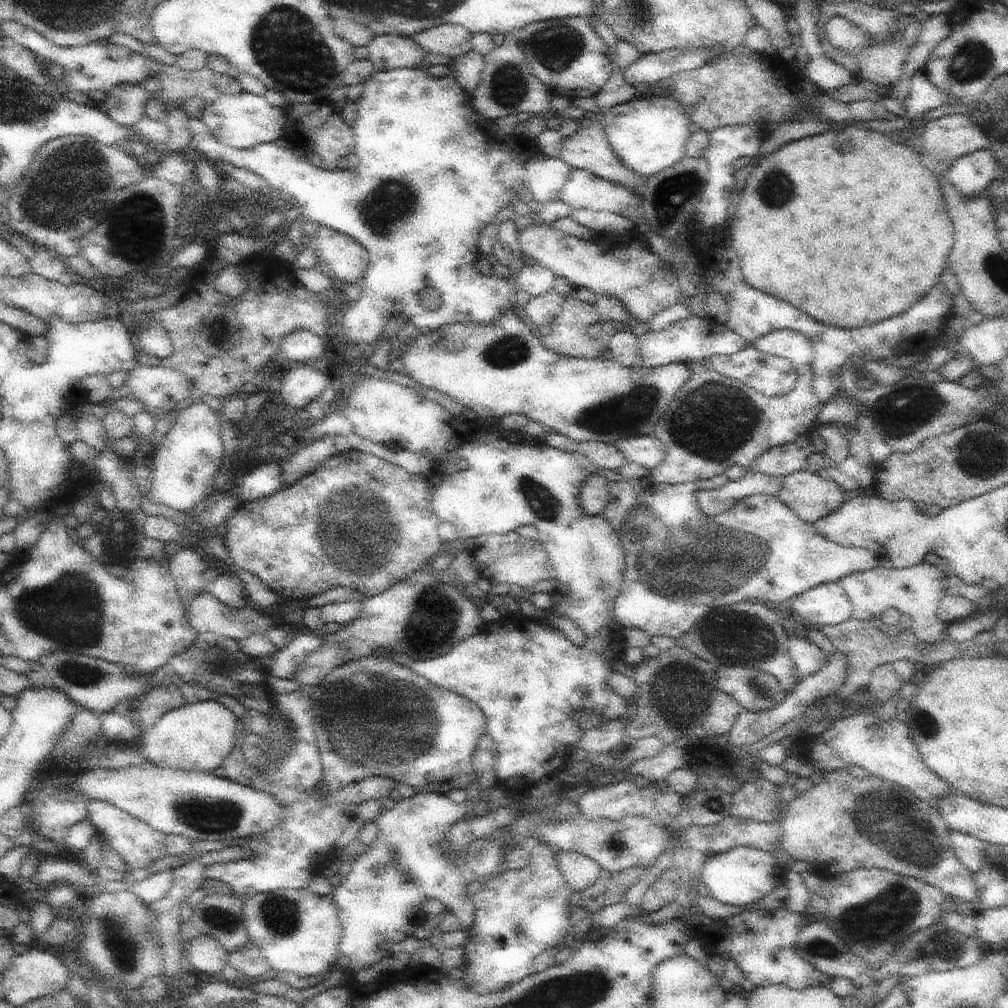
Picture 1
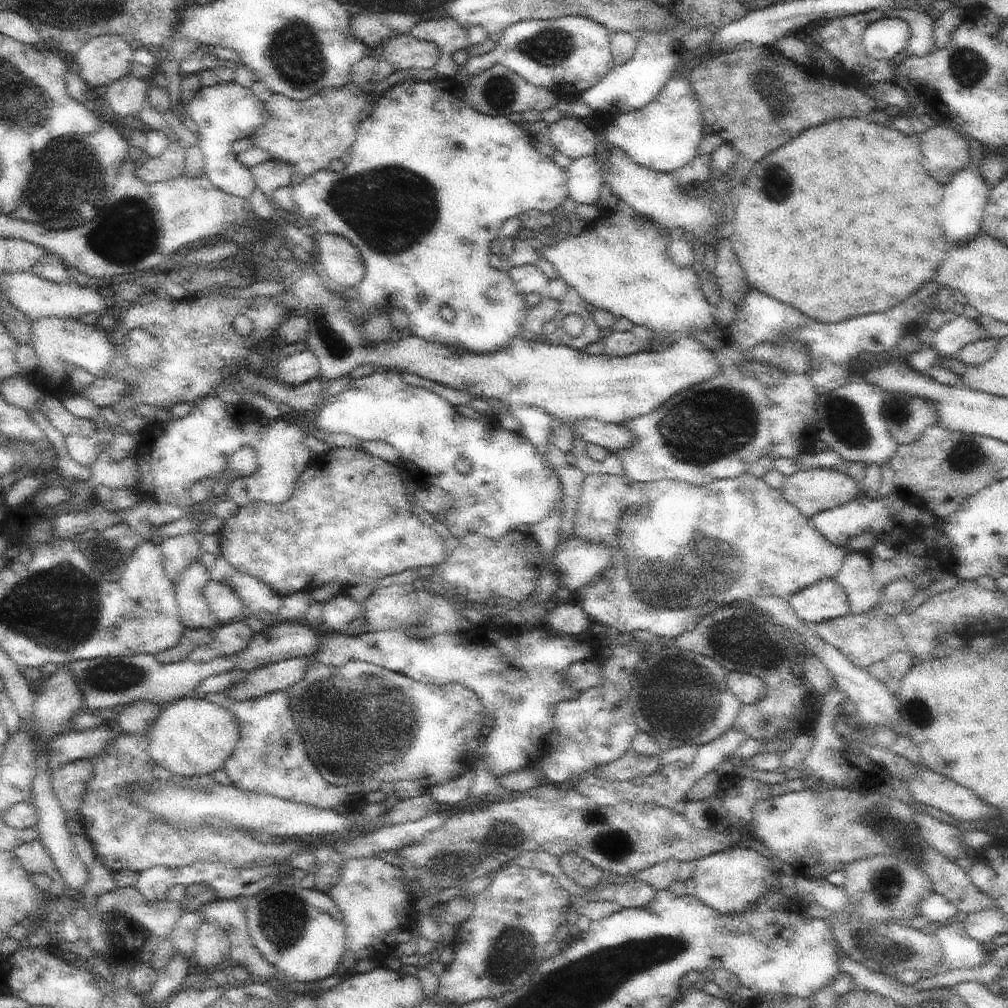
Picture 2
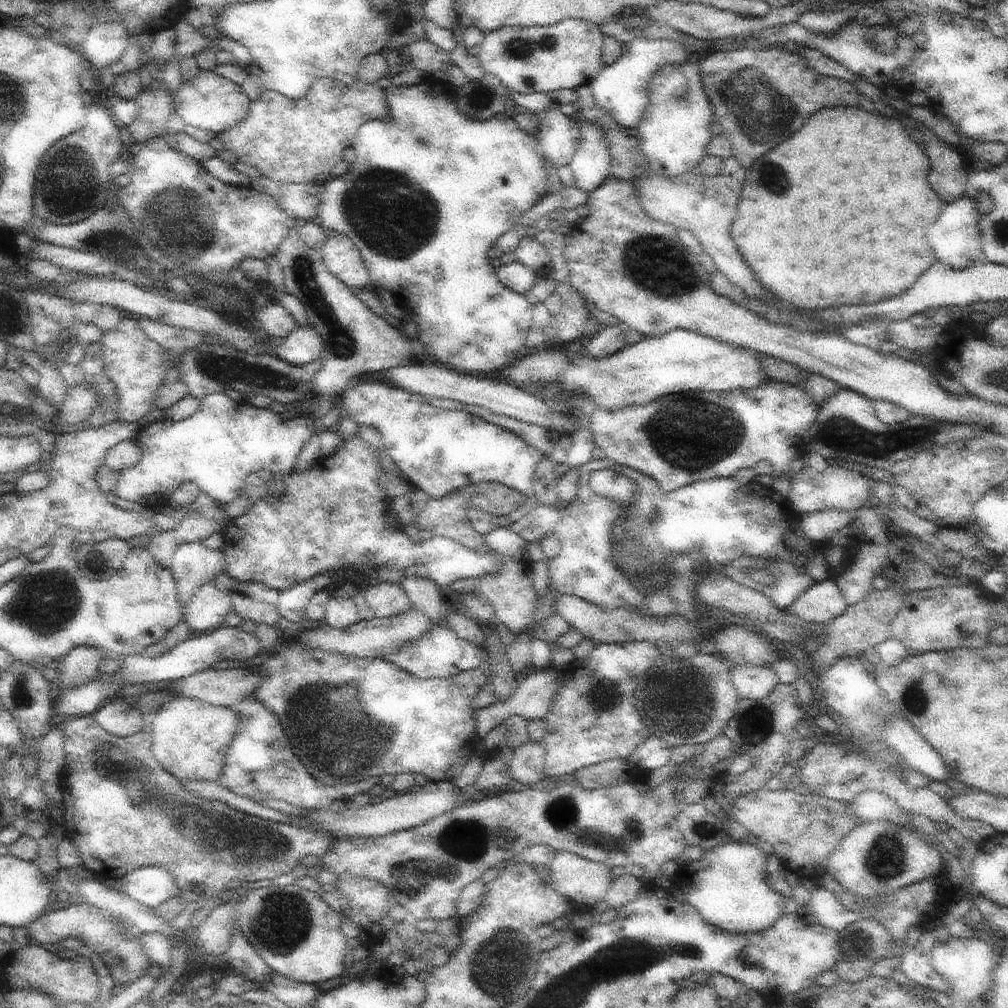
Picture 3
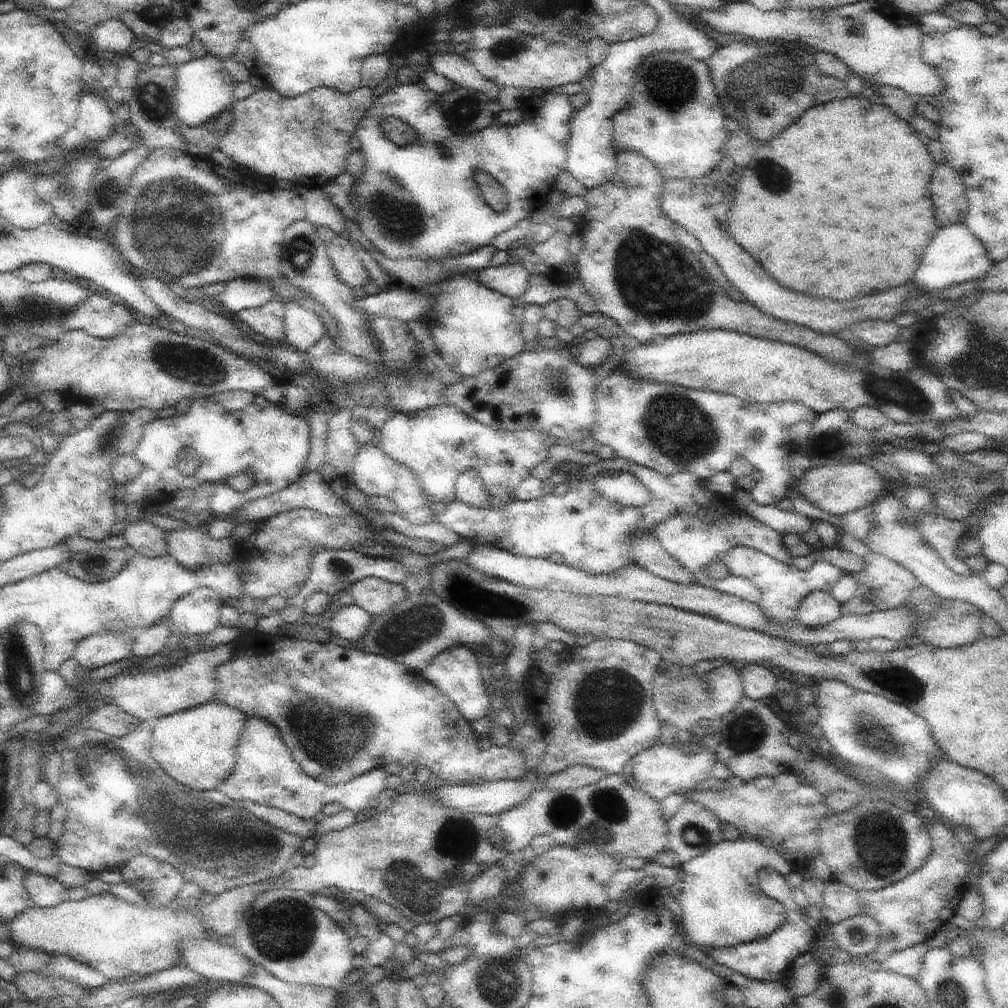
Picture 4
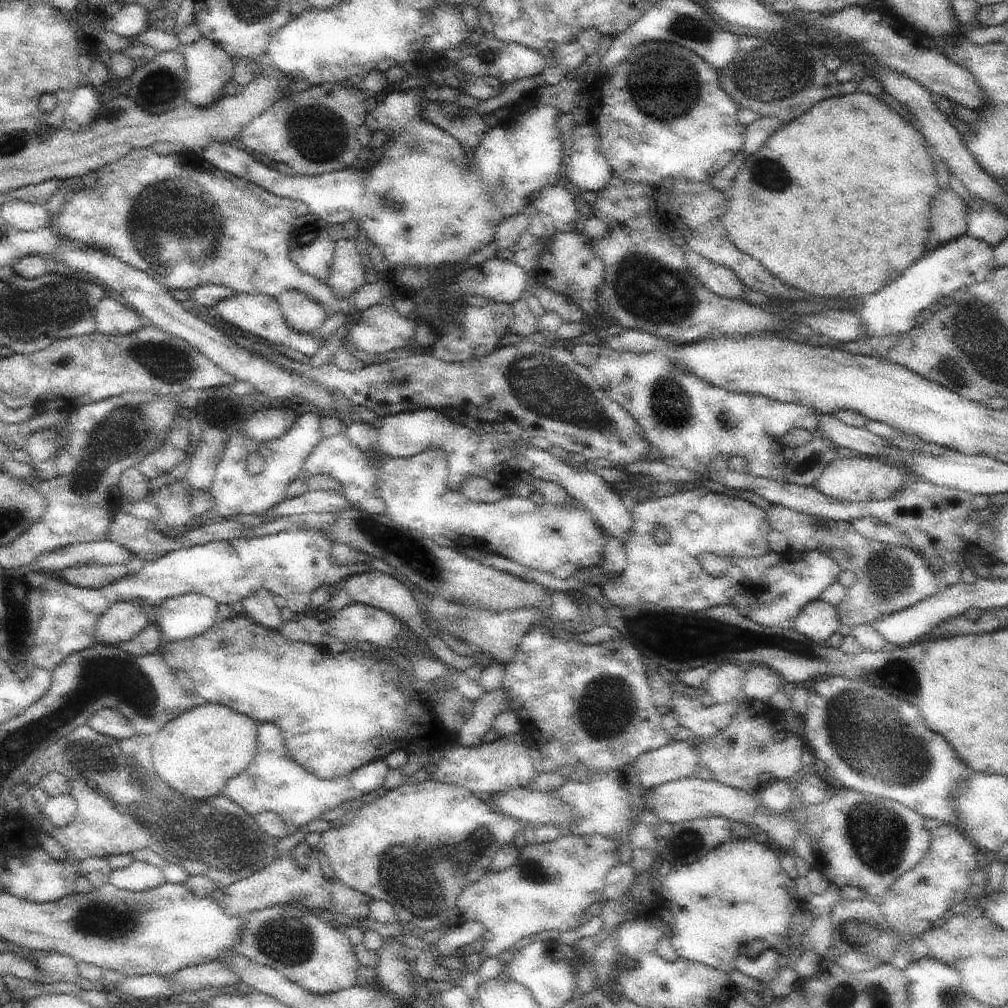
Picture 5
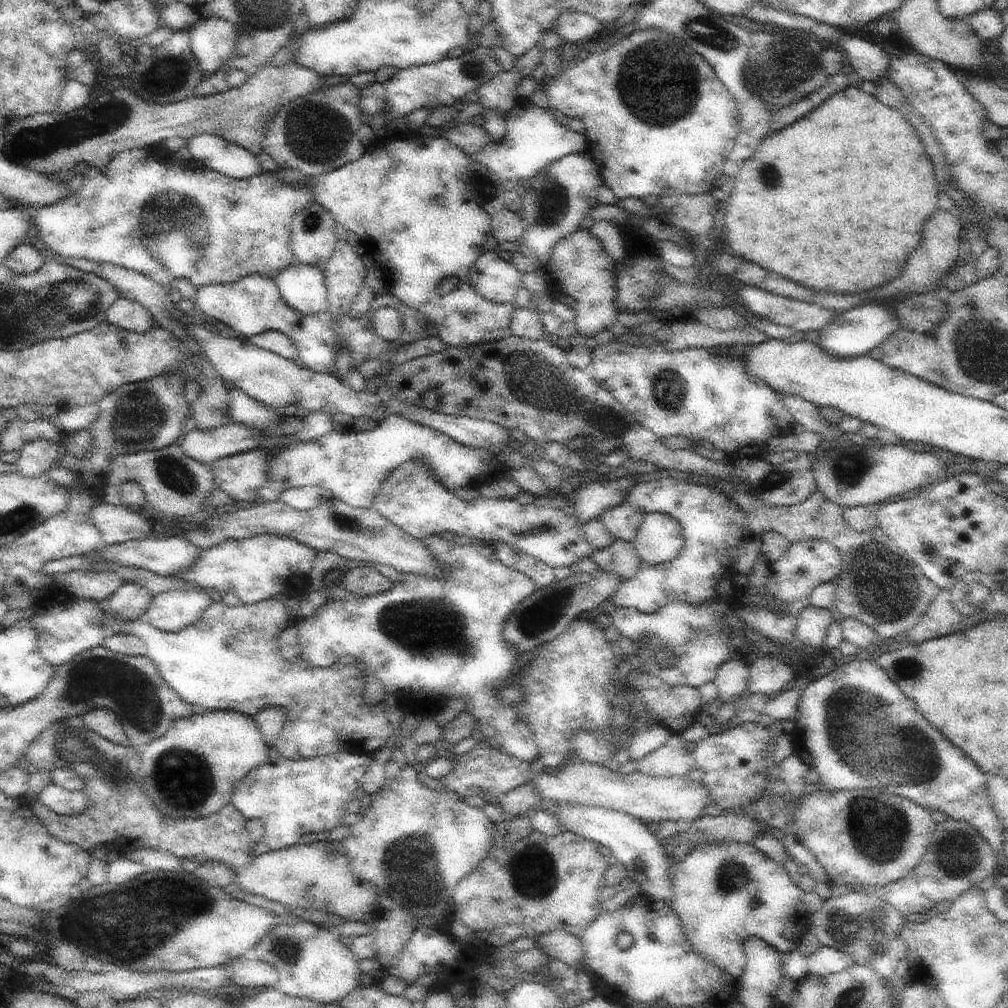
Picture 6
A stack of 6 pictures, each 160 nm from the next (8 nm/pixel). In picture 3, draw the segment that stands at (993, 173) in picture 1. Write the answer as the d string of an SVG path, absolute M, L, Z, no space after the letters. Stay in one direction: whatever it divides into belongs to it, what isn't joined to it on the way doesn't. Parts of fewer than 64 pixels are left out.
M966 193L960 200L954 200L945 206L945 209L938 216L938 220L930 226L927 232L935 259L938 262L946 262L946 266L956 270L964 270L968 266L974 266L983 257L980 218L978 202Z

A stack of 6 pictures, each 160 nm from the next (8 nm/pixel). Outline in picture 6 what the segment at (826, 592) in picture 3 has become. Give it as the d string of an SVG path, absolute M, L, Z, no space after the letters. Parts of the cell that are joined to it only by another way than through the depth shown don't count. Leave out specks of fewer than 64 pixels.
M809 605L798 618L796 641L799 645L820 648L827 643L828 628L834 624L832 610Z

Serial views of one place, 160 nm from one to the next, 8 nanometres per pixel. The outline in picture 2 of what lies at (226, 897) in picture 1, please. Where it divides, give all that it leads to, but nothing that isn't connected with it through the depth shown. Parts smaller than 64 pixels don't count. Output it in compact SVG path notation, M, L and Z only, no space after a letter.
M247 897L215 899L203 904L199 912L204 920L220 925L229 938L229 956L246 968L251 976L259 981L270 979L275 966L270 964L256 948L247 925Z

